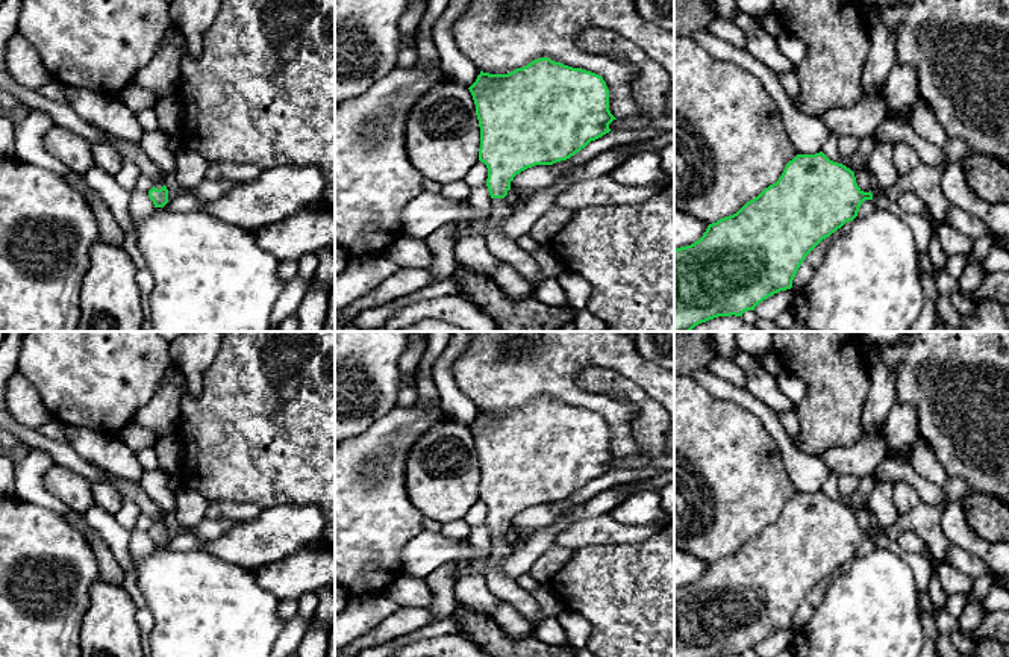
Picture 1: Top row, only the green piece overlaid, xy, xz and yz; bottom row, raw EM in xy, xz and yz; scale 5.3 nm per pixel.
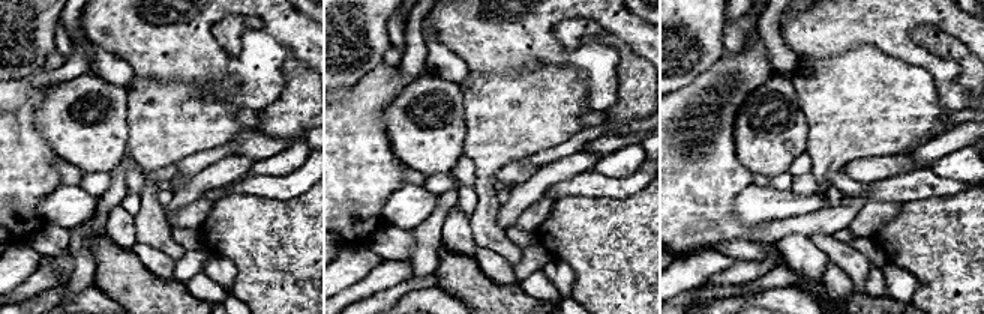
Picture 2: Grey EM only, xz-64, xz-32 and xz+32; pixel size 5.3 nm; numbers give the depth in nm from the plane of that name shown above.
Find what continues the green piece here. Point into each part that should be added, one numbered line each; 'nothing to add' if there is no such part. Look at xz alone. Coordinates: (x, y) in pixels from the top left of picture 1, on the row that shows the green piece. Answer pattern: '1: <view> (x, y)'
1: xz (503, 249)

